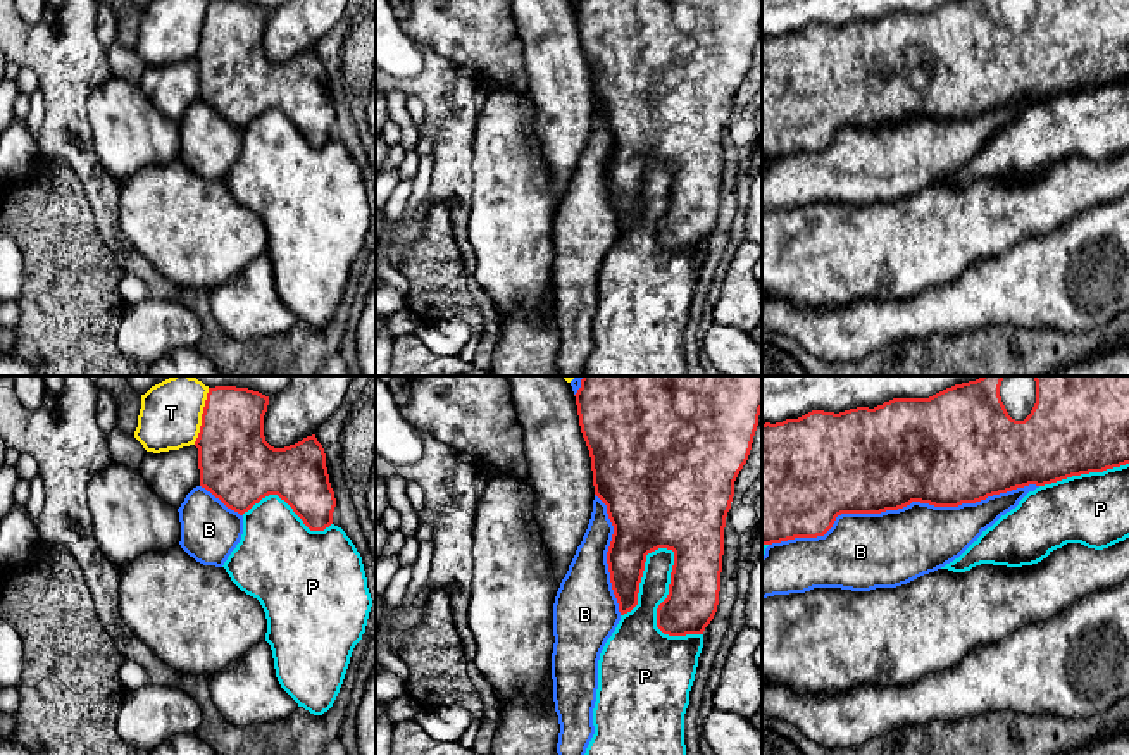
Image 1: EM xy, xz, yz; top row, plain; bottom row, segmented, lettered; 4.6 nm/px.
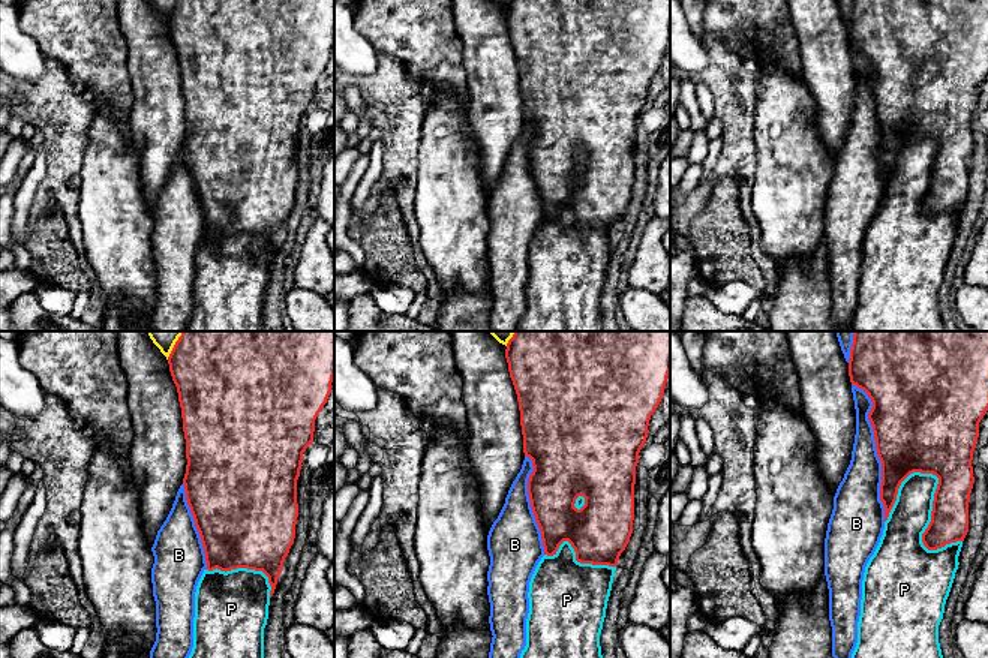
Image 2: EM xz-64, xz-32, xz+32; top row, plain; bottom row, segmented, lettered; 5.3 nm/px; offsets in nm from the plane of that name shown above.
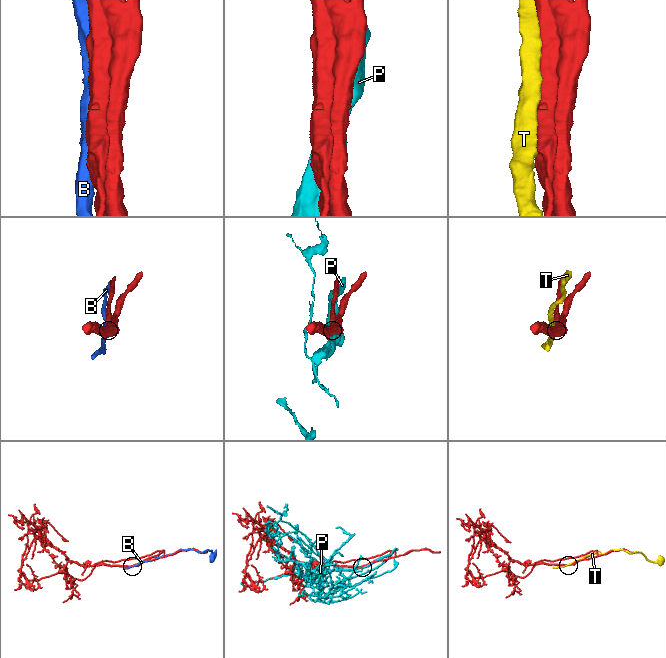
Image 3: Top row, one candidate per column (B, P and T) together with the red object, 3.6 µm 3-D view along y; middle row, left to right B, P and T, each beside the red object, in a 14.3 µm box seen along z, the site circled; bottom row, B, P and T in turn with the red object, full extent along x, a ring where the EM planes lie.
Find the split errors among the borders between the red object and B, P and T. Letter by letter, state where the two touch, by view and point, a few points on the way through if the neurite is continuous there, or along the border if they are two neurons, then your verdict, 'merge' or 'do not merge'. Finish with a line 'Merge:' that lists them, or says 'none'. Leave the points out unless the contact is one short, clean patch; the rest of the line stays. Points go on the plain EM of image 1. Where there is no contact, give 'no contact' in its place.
B: contact yz (902, 121); do not merge
P: contact xz (664, 214); do not merge
T: contact xy (202, 30); do not merge
Merge: none

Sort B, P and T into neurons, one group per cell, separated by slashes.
B P / T

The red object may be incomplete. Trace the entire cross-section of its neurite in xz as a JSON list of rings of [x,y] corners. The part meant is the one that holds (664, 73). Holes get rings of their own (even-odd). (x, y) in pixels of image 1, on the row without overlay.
[[[581,0],[574,10],[581,47],[591,71],[595,109],[607,119],[607,128],[614,140],[607,178],[621,229],[631,226],[638,219],[646,169],[658,162],[667,162],[674,165],[674,179],[671,186],[669,209],[657,222],[657,241],[669,250],[703,248],[719,219],[726,131],[734,110],[734,95],[748,74],[758,40],[762,0]]]

